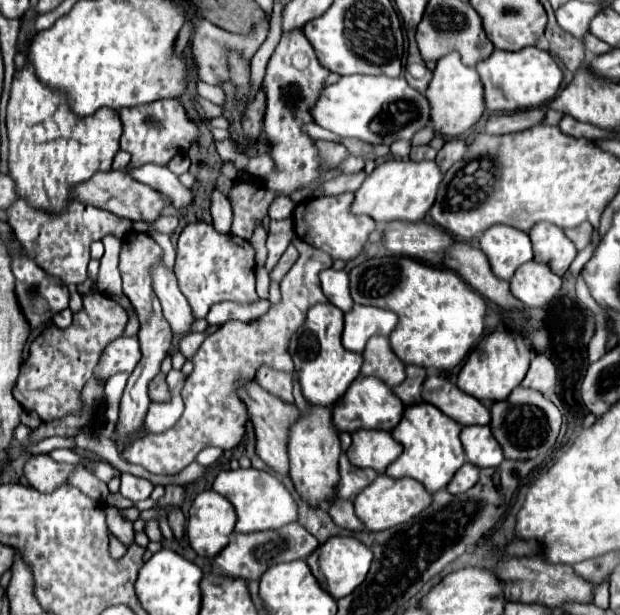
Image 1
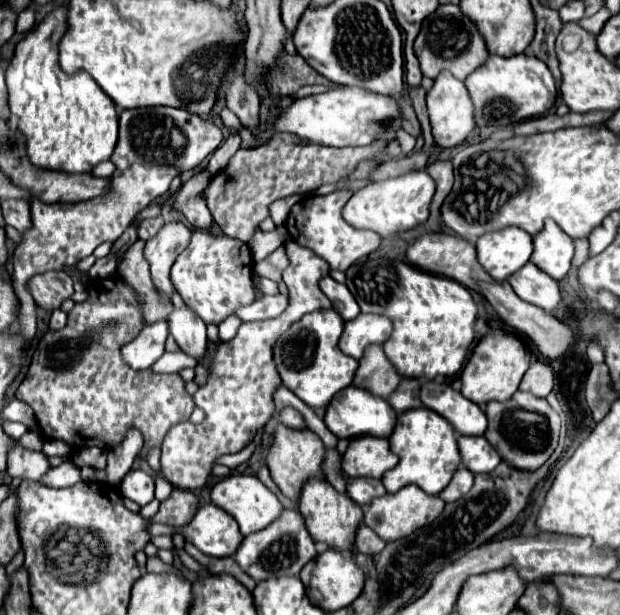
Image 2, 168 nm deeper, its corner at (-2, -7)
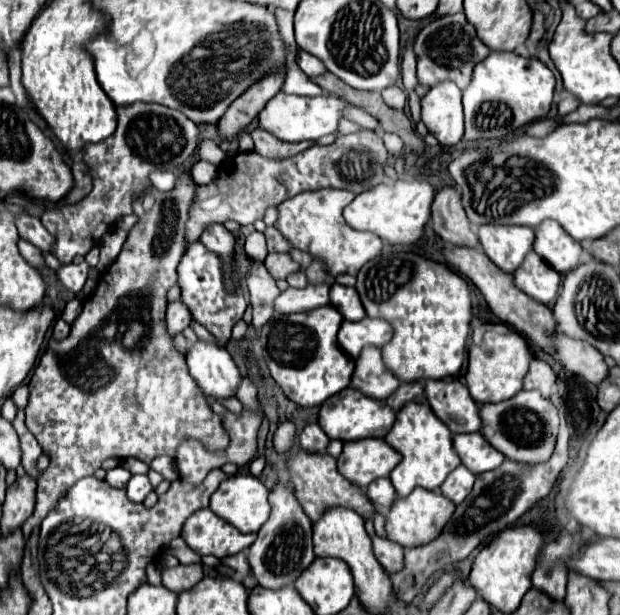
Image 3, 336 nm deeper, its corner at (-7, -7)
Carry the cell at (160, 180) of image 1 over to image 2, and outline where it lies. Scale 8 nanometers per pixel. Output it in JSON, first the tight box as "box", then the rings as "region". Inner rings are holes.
{"box":[177,170,213,230],"region":[[[199,170],[189,178],[189,184],[185,184],[177,194],[177,212],[181,212],[187,222],[197,230],[209,230],[213,226],[213,216],[205,206],[205,200],[201,198],[201,192],[207,188],[209,180],[209,170]]]}

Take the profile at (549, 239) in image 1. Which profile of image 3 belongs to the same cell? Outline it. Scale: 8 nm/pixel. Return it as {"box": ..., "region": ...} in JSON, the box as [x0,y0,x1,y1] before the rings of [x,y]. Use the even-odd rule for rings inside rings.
{"box":[534,220,580,274],"region":[[[546,220],[534,232],[534,252],[554,270],[558,270],[560,274],[568,274],[570,270],[574,270],[574,266],[580,264],[580,242],[570,238],[570,234],[566,234],[562,226],[558,226],[558,222]]]}

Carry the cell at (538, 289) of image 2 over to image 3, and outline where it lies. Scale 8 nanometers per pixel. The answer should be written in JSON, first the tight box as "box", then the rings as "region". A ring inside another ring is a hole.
{"box":[514,252,562,306],"region":[[[530,252],[514,272],[514,284],[524,294],[546,306],[554,304],[560,290],[560,282],[562,276],[552,266],[548,266],[536,252]]]}

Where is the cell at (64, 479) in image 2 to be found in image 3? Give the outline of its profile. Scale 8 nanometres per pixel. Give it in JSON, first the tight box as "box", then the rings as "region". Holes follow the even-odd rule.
{"box":[14,412,42,480],"region":[[[18,412],[16,420],[14,420],[14,428],[20,436],[22,442],[22,466],[26,470],[28,476],[32,476],[34,480],[38,480],[38,476],[42,474],[42,470],[36,468],[36,460],[38,460],[38,440],[34,438],[34,434],[30,434],[30,430],[26,430],[24,424],[24,412]]]}

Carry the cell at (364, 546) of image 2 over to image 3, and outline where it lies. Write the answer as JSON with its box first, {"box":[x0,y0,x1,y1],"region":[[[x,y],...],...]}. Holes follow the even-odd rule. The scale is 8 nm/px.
{"box":[372,536,402,574],"region":[[[372,536],[372,544],[374,544],[374,554],[386,572],[392,574],[398,570],[398,566],[402,566],[402,546],[380,536]]]}

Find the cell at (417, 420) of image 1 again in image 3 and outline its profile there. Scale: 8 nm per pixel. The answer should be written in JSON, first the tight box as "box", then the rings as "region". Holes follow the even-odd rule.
{"box":[386,402,460,496],"region":[[[408,402],[398,414],[392,430],[386,434],[386,442],[402,454],[402,462],[390,472],[390,480],[396,488],[398,496],[408,496],[416,486],[426,490],[436,490],[448,478],[448,474],[460,464],[456,450],[452,448],[452,434],[440,422],[428,404]]]}

